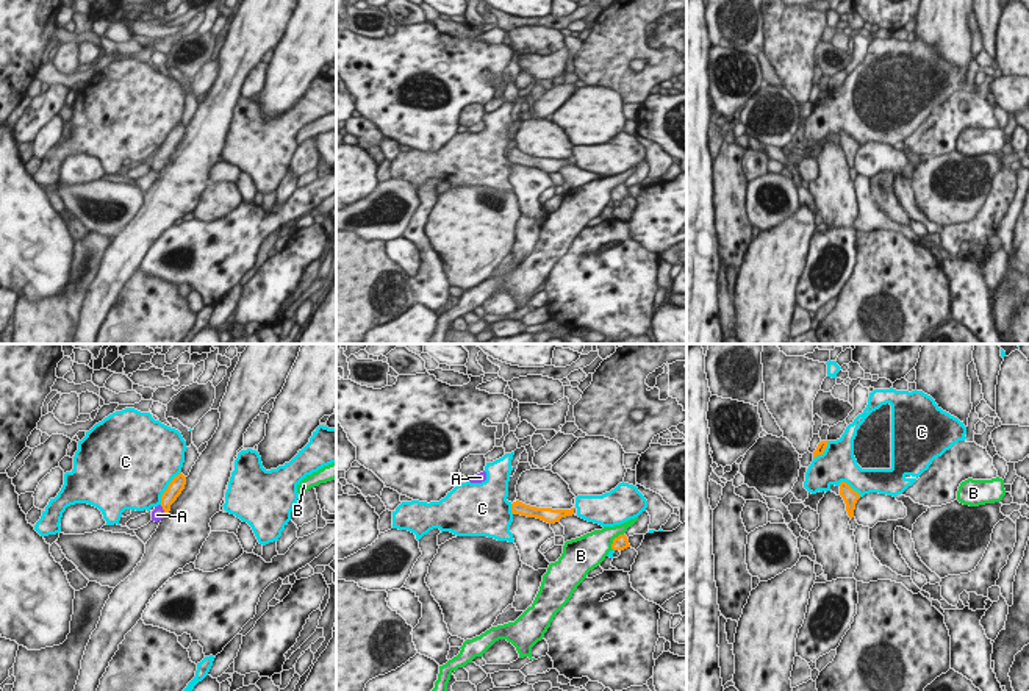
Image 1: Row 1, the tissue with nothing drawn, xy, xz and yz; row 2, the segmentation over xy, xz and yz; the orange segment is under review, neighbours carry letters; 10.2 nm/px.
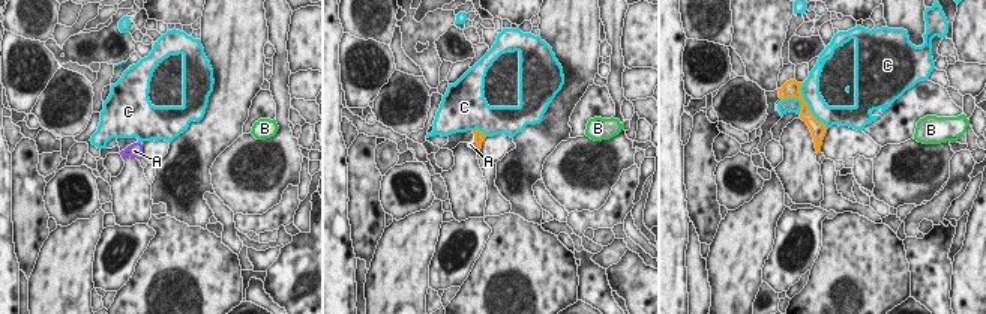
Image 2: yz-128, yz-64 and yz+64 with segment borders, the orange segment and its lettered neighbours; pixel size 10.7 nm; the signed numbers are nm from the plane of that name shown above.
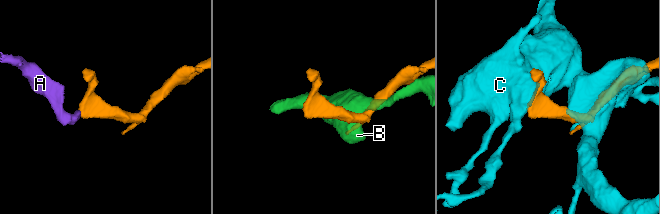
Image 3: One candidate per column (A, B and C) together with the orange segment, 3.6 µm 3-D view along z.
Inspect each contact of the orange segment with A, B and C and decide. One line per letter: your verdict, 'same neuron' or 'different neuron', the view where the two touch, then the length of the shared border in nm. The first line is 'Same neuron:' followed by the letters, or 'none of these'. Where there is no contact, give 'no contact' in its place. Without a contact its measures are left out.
Same neuron: A
A: same neuron; contact in xy; length 110 nm
B: different neuron; contact in xz; length 220 nm
C: different neuron; contact in xy; length 420 nm

